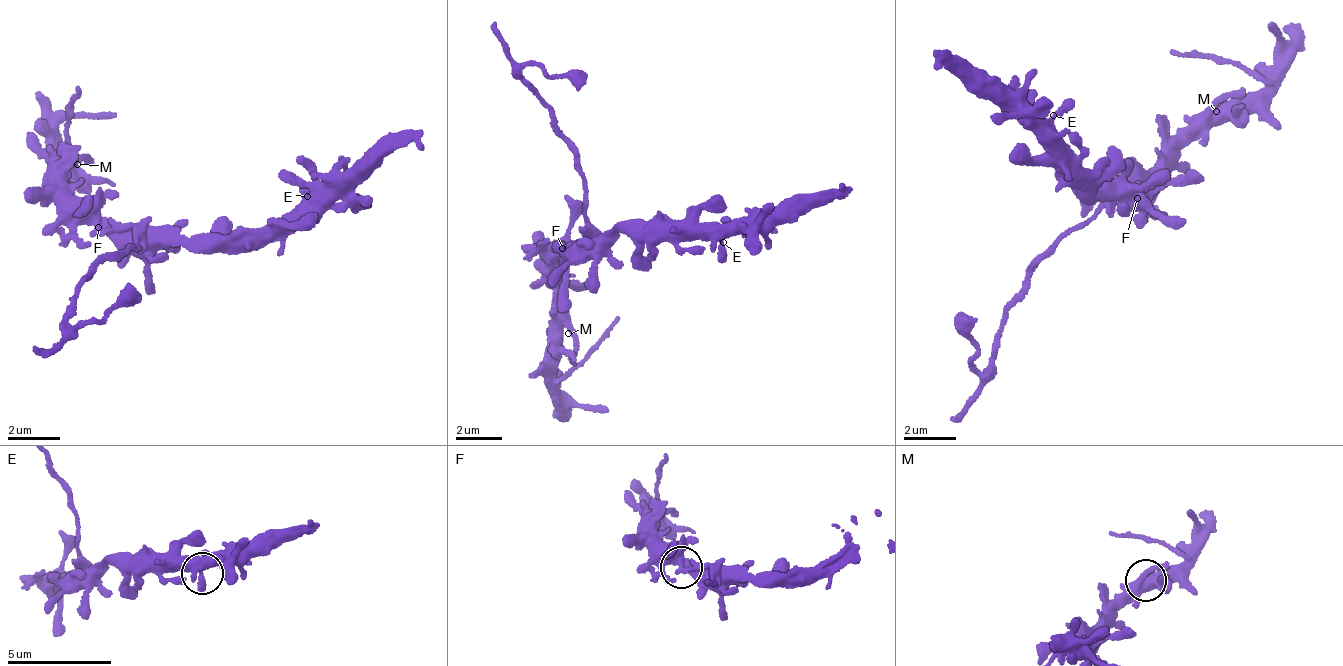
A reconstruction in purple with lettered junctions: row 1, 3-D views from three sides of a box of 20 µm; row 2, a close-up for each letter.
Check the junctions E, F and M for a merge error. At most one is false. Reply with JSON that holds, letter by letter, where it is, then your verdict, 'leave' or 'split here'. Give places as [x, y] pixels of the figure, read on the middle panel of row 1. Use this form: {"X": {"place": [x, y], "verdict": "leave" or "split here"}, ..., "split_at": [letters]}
{"E": {"place": [723, 242], "verdict": "leave"}, "F": {"place": [562, 248], "verdict": "split here"}, "M": {"place": [568, 333], "verdict": "leave"}, "split_at": ["F"]}

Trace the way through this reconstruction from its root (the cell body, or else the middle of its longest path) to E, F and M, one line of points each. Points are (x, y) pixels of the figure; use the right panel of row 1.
E: (1147, 182), (1139, 190), (1106, 176), (1095, 188), (1053, 164), (1048, 150), (1053, 115)
F: (1147, 182), (1154, 174), (1143, 177), (1143, 195), (1139, 199)
M: (1147, 182), (1154, 174), (1143, 177), (1163, 161), (1167, 151), (1205, 126), (1216, 111)

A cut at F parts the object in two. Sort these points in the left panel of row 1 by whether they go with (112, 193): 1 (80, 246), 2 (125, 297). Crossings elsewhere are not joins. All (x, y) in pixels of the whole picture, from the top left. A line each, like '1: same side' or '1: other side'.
1: same side
2: other side

